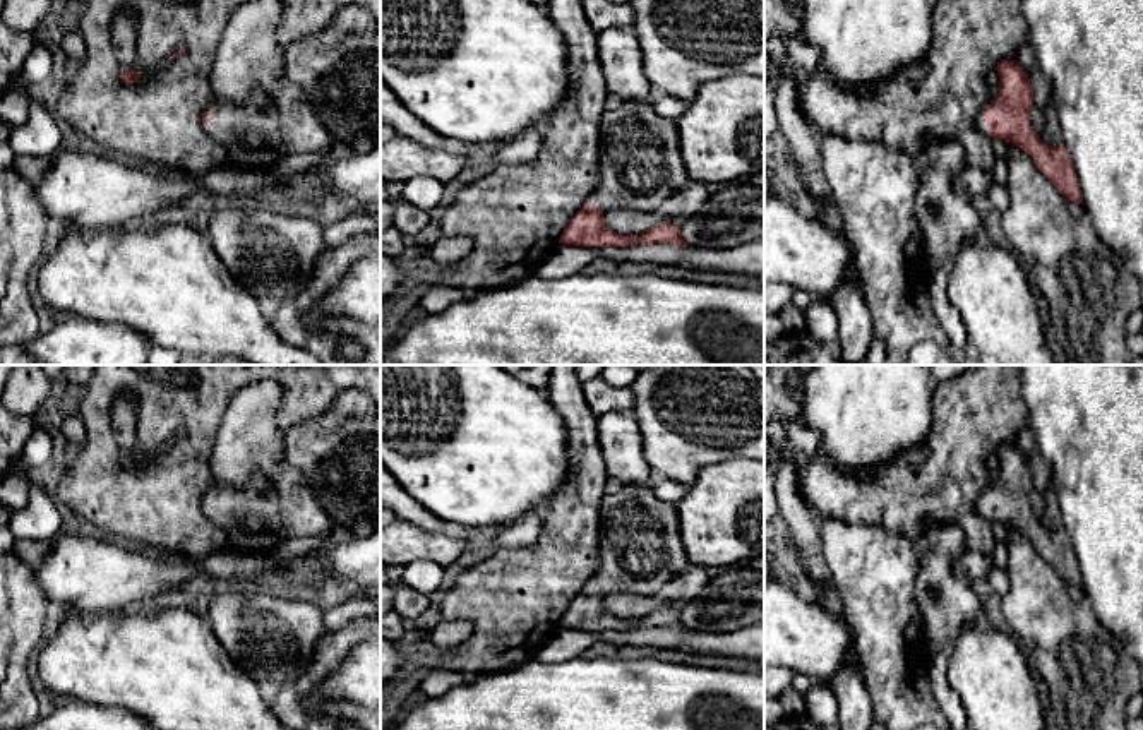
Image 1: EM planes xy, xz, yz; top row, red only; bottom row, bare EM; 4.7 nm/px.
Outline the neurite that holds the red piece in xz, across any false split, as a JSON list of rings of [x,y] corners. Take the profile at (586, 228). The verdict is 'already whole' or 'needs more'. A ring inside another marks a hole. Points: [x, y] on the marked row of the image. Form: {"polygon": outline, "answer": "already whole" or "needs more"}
{"polygon": [[[656,93],[648,99],[610,103],[600,122],[600,183],[595,194],[574,214],[559,243],[576,247],[627,247],[636,243],[672,243],[687,247],[679,223],[661,221],[641,235],[622,235],[605,226],[603,212],[610,207],[653,211],[670,195],[684,190],[692,180],[680,156],[677,122],[655,110]]], "answer": "needs more"}

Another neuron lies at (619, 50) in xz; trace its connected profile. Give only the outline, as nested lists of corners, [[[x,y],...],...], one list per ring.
[[[610,27],[600,31],[598,53],[612,103],[648,99],[655,94],[644,74],[644,62],[634,27]]]

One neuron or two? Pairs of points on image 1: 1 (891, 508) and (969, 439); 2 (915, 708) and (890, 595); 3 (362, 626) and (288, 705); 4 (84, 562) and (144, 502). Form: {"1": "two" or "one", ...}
{"1": "one", "2": "one", "3": "one", "4": "two"}

